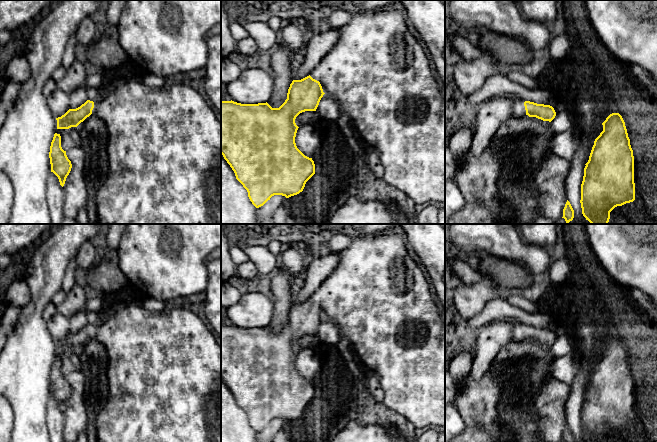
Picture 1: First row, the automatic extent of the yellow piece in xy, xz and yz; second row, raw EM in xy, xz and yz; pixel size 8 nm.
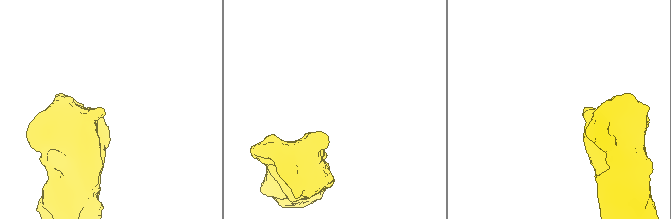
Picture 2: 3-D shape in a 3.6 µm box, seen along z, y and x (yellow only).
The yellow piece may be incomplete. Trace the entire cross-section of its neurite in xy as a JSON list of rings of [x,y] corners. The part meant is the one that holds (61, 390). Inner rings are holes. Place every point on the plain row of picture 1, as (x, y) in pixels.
[[[55,357],[50,370],[49,376],[51,396],[59,403],[60,409],[63,411],[67,400],[69,399],[72,388],[61,371],[61,360]]]

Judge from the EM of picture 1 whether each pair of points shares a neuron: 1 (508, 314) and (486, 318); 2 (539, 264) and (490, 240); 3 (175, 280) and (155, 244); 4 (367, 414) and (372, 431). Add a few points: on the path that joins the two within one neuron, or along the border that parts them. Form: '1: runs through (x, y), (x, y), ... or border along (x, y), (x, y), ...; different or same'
1: runs through (503, 314), (491, 314); same
2: runs through (527, 253), (514, 249), (502, 240); same
3: runs through (175, 271), (175, 267), (161, 253); same
4: border along (355, 420), (360, 424), (380, 424), (389, 431); different

